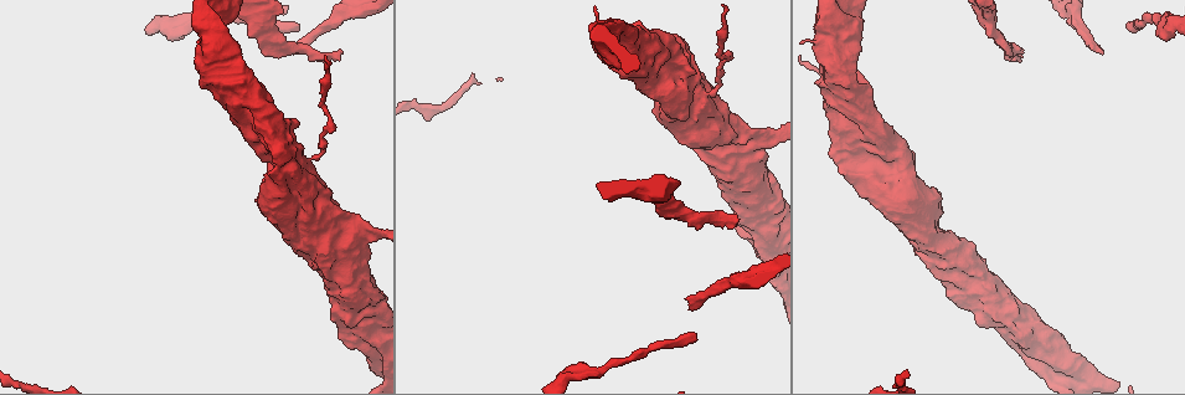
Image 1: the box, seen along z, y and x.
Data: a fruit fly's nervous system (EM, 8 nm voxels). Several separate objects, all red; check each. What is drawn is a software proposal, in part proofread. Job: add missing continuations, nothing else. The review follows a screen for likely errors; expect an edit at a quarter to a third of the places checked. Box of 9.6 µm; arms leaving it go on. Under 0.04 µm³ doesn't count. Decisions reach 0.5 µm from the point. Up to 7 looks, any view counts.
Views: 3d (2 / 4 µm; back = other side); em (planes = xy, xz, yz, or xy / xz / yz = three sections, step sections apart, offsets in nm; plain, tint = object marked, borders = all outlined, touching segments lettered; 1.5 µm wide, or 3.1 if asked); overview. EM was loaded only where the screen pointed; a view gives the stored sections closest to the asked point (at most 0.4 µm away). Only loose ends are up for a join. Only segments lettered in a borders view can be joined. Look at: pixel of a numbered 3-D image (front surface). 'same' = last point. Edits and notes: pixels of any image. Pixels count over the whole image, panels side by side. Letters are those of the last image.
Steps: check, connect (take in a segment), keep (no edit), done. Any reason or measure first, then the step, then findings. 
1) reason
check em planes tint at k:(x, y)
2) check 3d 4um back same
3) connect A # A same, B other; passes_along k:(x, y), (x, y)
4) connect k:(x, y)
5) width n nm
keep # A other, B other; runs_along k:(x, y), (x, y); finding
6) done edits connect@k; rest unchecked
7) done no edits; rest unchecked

check 3d 4um at 1:(842, 165)

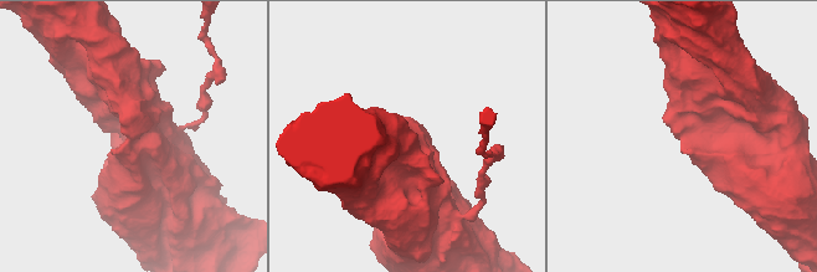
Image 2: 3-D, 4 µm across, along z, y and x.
shape alone is not enough
check em planes borders at 2:(683, 141)

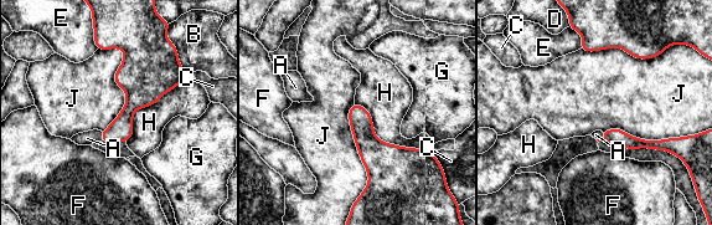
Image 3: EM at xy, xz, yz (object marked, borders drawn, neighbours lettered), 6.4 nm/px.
connect A # A same, B other, C other, D other, E other, F other, G other, H other, J other; it goes on there

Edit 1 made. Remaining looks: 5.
check overview

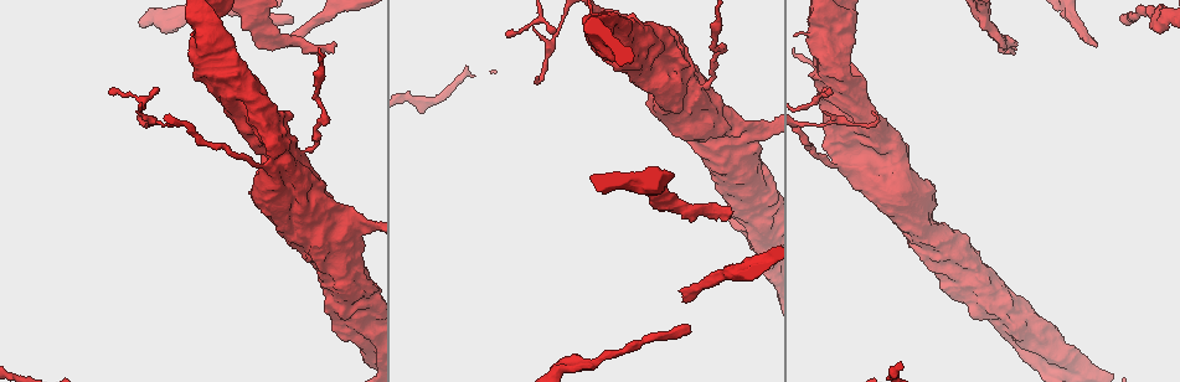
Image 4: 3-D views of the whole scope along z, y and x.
branch stops here
check em xz step 8 tint at 4:(684, 302)

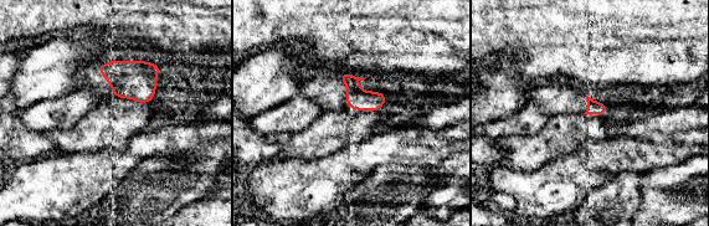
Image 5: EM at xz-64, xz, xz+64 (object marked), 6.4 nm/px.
see the neighbours
check em xz step 8 borders same

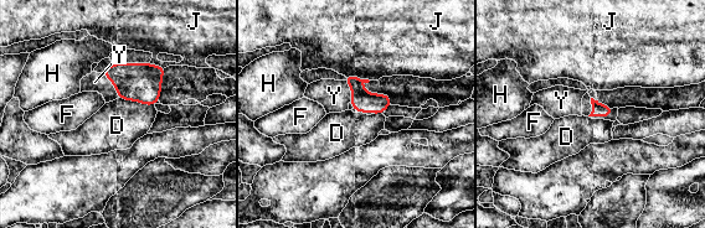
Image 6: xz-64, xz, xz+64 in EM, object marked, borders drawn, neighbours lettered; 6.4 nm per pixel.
connect Y # D other, F other, H other, J other, Y same; the neuron continues

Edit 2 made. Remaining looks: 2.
check overview

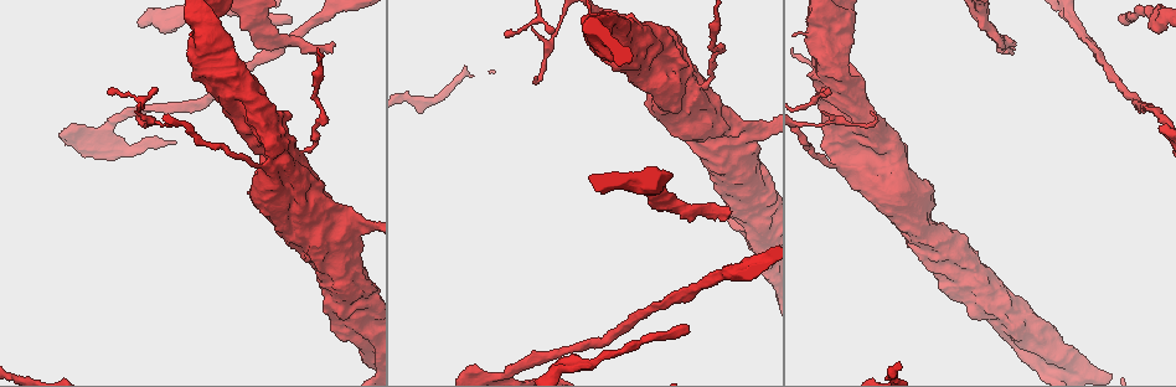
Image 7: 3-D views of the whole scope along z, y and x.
free end
check em planes borders at 7:(332, 44)

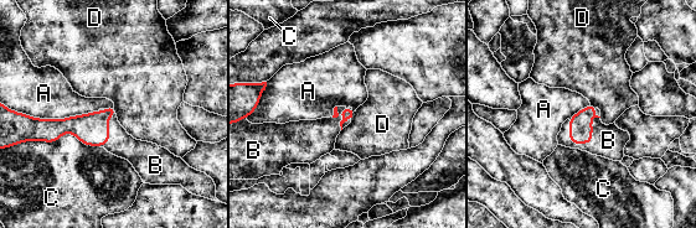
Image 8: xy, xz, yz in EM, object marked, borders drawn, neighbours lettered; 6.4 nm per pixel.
connect B # A other, B same, C other, D other; the neuron continues

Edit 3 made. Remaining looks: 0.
done edits connect@3, connect@6, connect@8; rest unchecked

